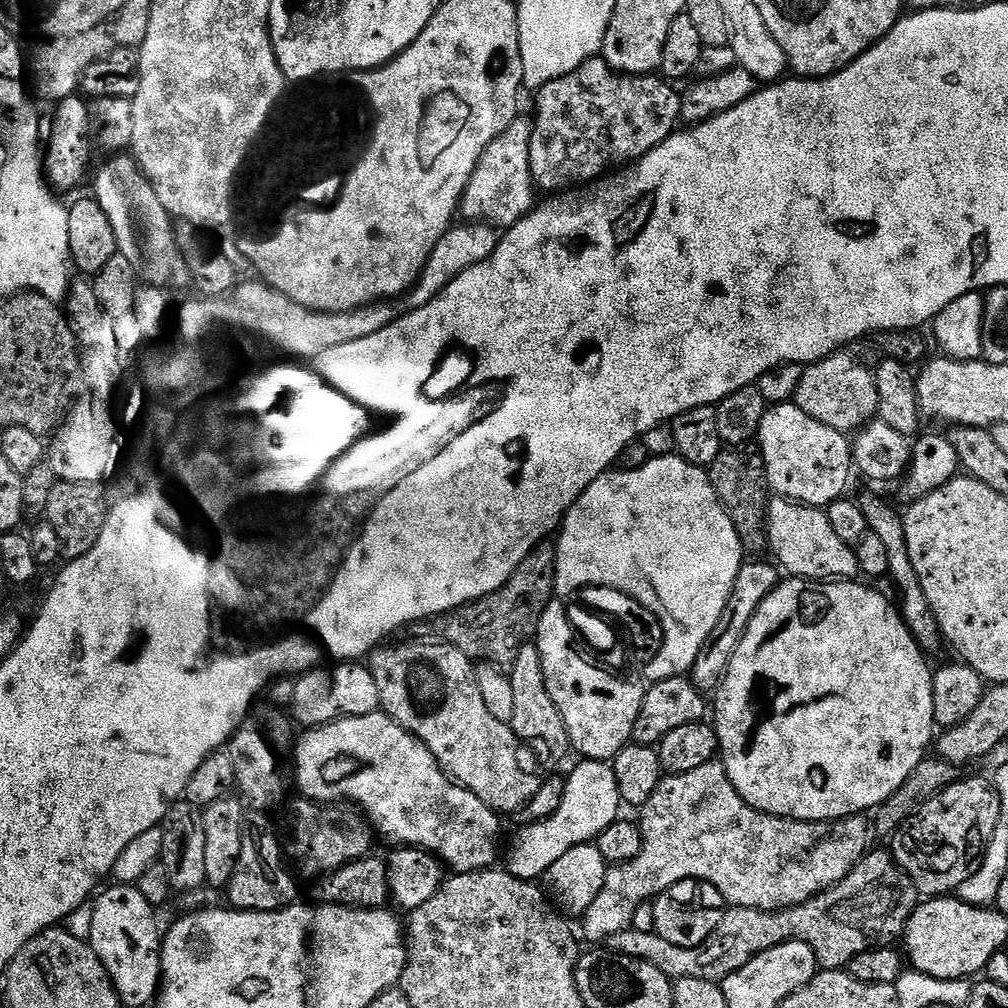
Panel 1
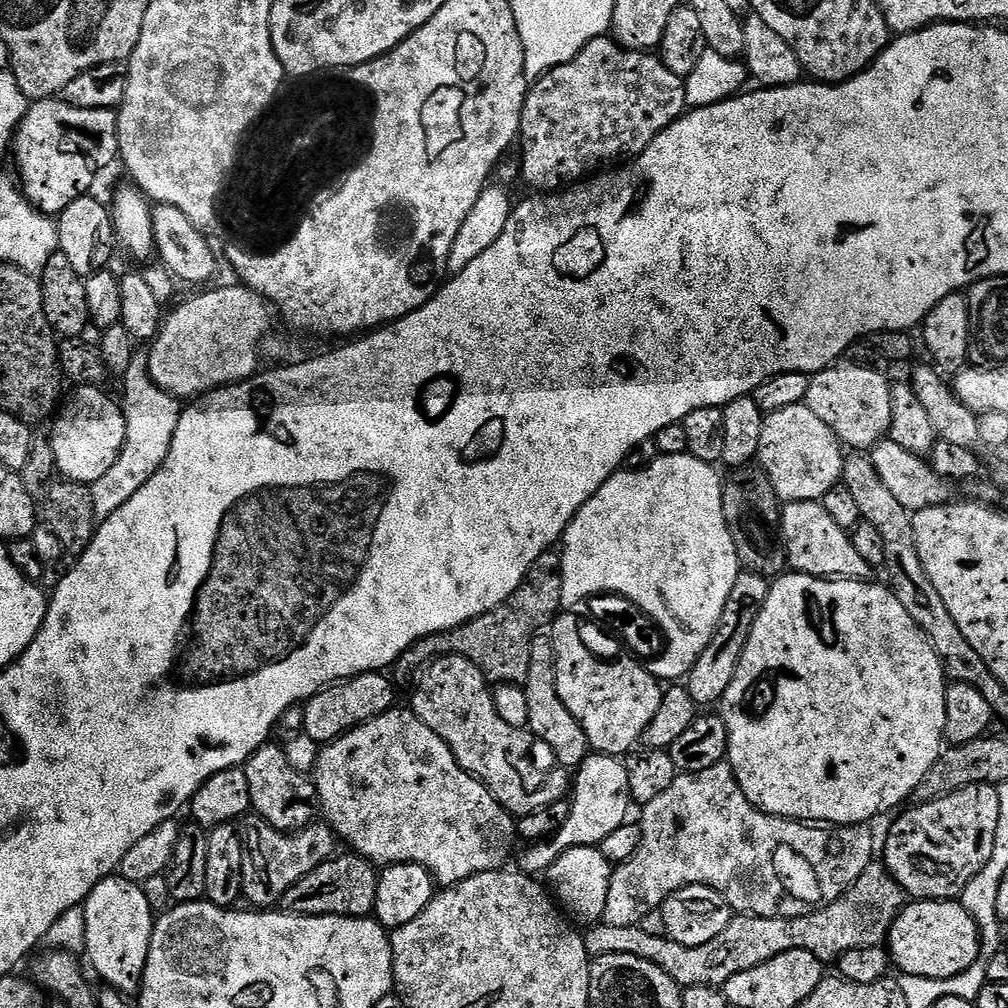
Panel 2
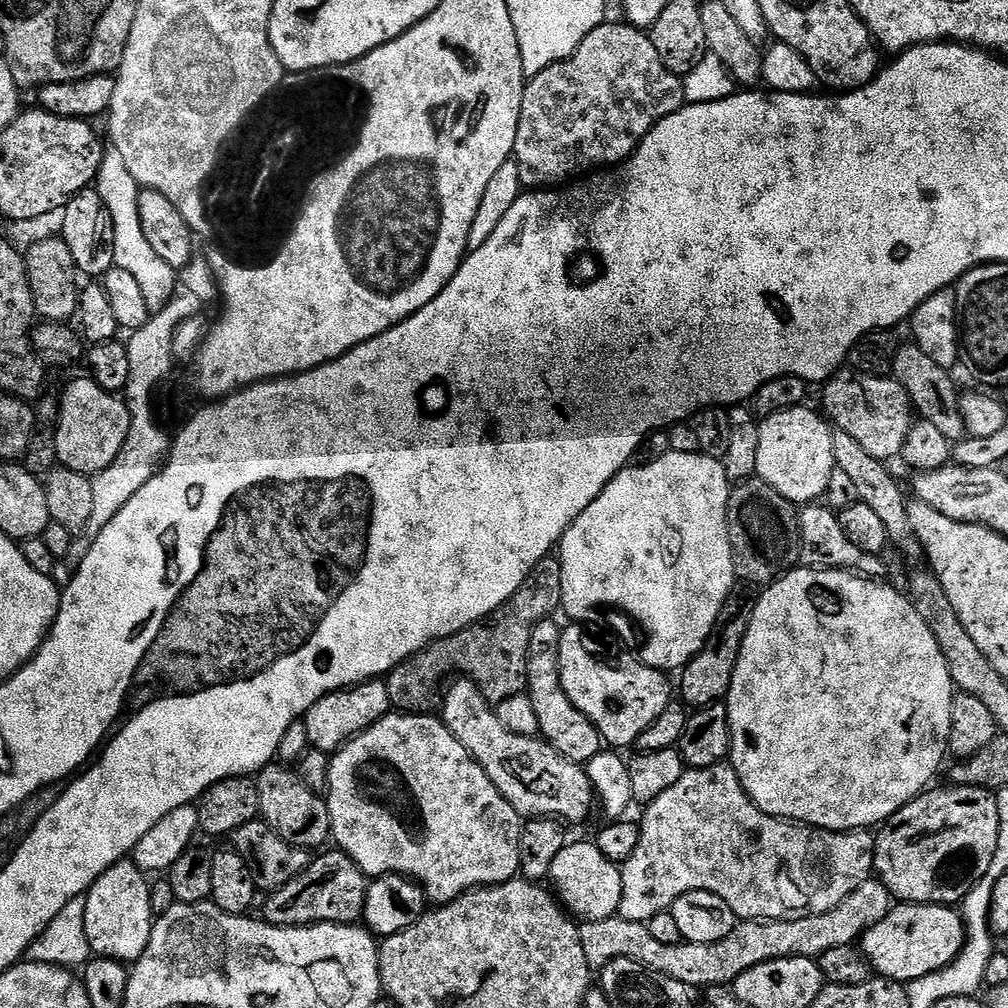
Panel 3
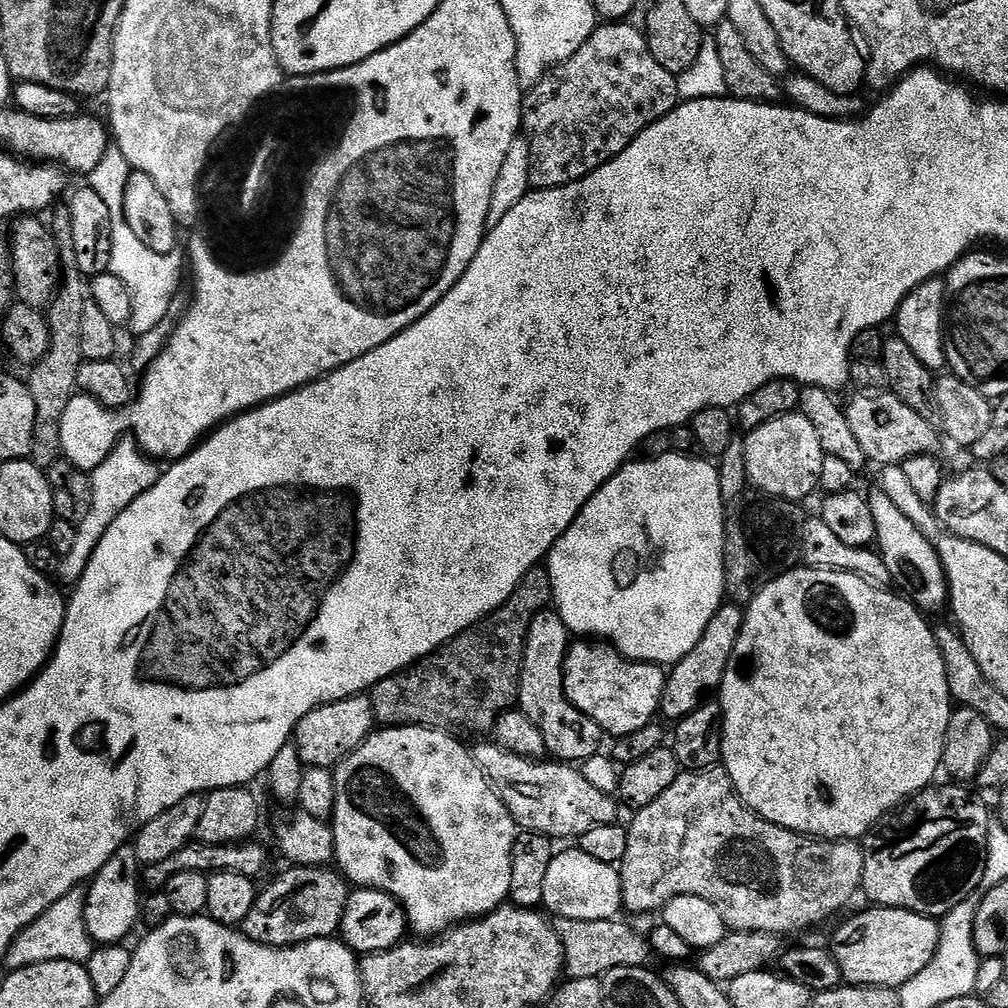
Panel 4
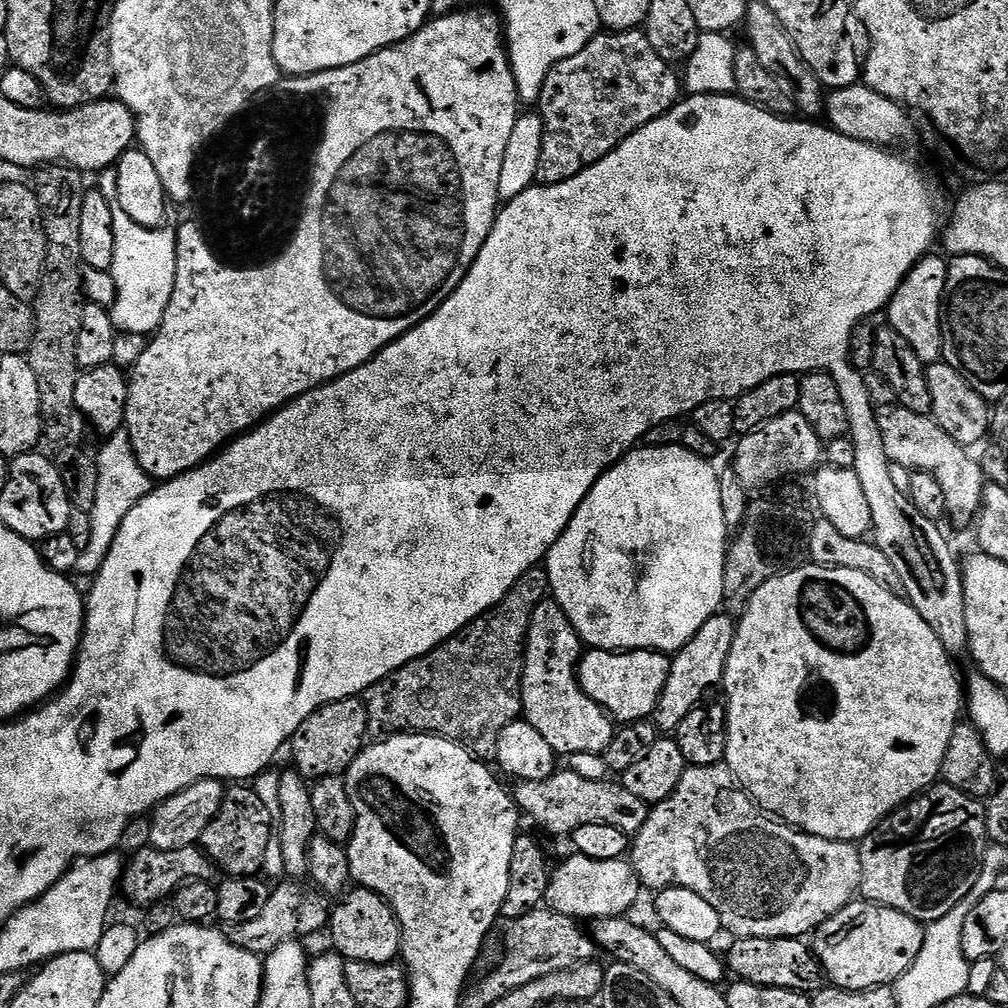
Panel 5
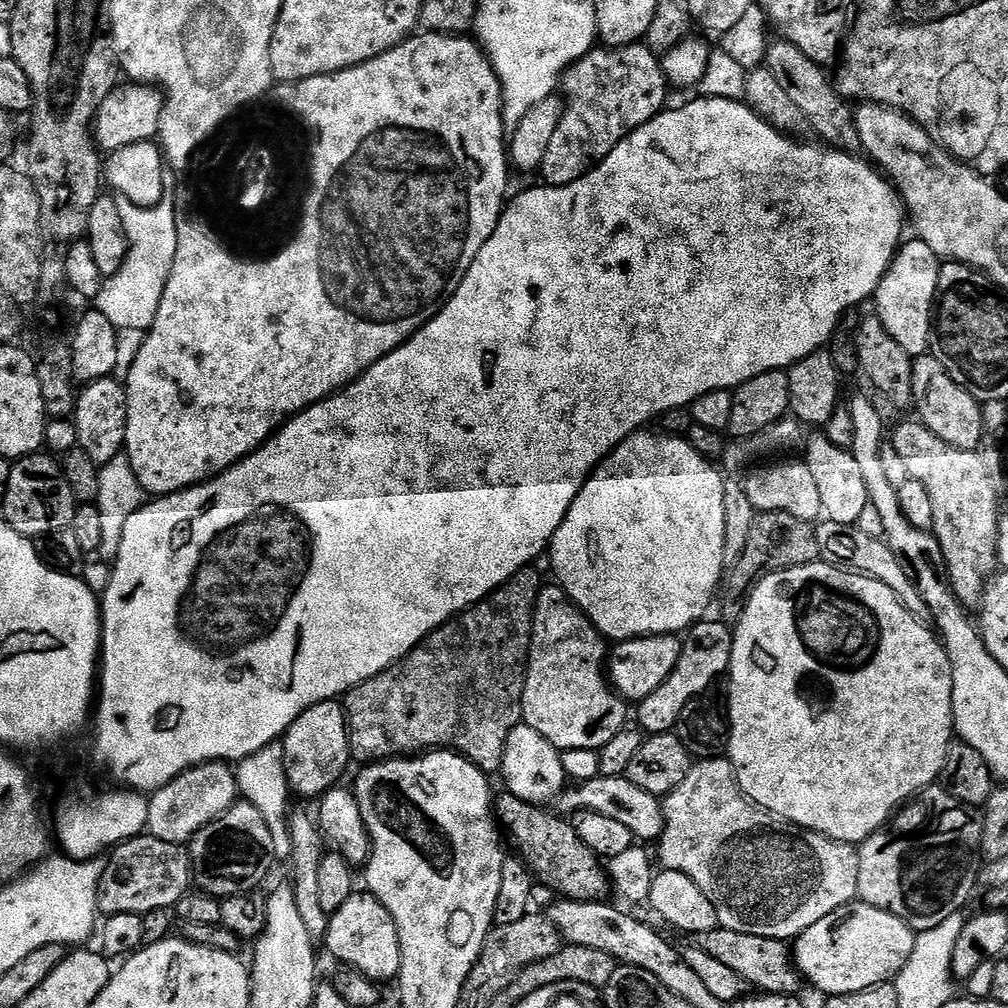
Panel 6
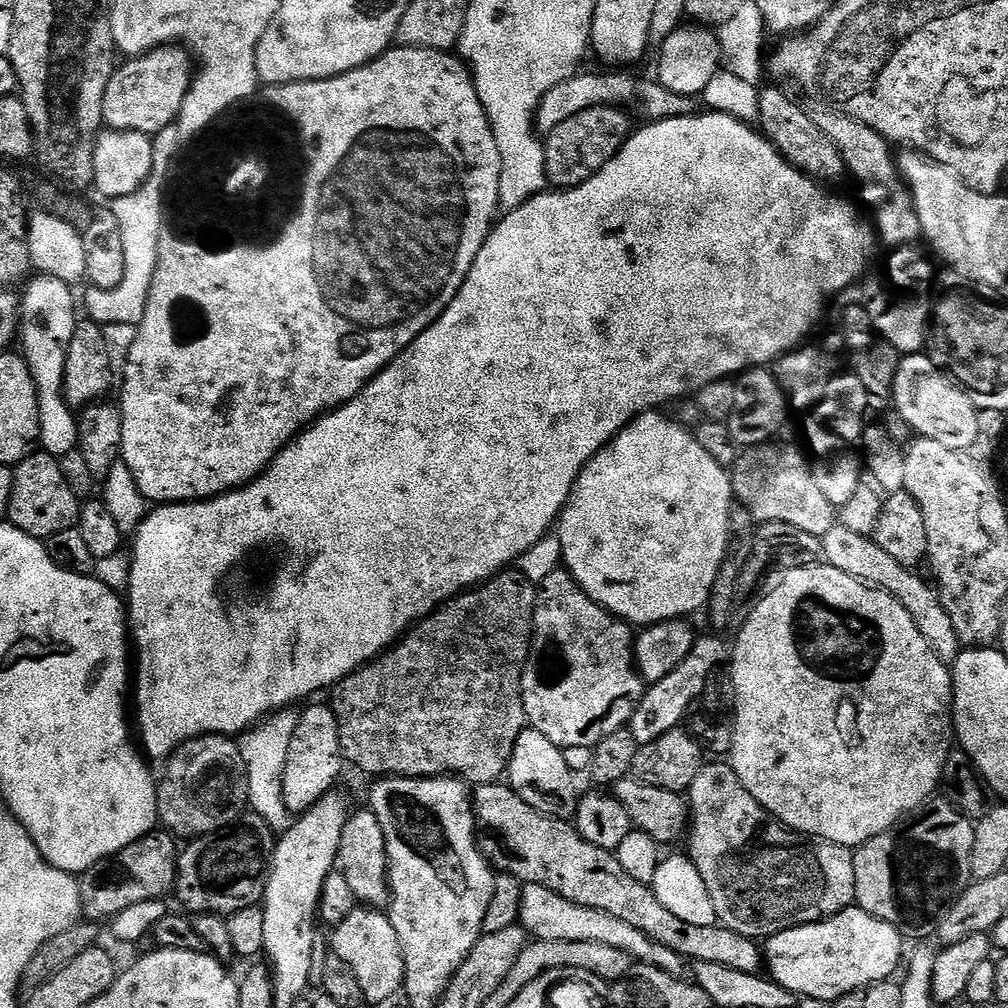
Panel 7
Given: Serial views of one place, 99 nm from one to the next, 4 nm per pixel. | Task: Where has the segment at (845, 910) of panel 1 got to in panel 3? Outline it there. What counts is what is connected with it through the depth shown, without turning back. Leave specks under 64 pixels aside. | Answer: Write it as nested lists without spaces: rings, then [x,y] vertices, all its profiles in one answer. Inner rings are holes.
[[[870,878],[826,914],[797,920],[746,920],[737,923],[736,929],[726,934],[726,938],[709,944],[658,942],[658,938],[650,934],[647,923],[630,922],[618,914],[583,925],[580,936],[584,942],[586,962],[593,970],[603,970],[615,960],[633,960],[643,968],[666,978],[674,978],[674,982],[687,984],[693,990],[709,990],[717,986],[735,985],[742,973],[754,970],[754,966],[762,966],[762,962],[795,956],[819,958],[835,948],[855,945],[864,933],[886,918],[893,906],[894,897],[885,884],[881,884],[879,879]]]

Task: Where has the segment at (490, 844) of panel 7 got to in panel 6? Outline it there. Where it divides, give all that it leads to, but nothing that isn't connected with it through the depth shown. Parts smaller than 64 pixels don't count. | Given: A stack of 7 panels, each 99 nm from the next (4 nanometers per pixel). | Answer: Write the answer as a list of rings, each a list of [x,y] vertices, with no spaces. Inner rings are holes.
[[[501,791],[500,796],[497,795],[494,800],[494,819],[502,829],[503,835],[506,837],[507,843],[516,847],[515,855],[523,860],[537,881],[540,880],[548,888],[554,891],[566,900],[598,900],[603,901],[607,892],[610,892],[610,876],[602,865],[601,857],[595,856],[588,847],[582,842],[582,838],[578,838],[575,828],[567,819],[561,818],[559,815],[551,816],[550,813],[544,812],[543,807],[535,804],[528,804],[522,798],[512,795],[511,792]],[[717,926],[709,932],[698,932],[694,936],[695,947],[706,950],[710,958],[718,958],[722,966],[730,966],[734,974],[743,978],[745,985],[754,987],[769,996],[795,996],[801,990],[802,977],[796,966],[794,952],[783,940],[762,938],[758,934],[738,934],[738,930],[730,930]]]

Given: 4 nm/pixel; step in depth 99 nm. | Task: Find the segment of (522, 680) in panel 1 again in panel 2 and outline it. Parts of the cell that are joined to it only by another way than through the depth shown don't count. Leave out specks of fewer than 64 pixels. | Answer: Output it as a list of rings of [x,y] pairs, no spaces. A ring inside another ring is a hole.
[[[537,635],[536,639],[532,641],[530,674],[522,687],[526,694],[526,702],[530,705],[528,728],[531,735],[539,743],[541,740],[556,755],[555,763],[559,767],[565,770],[576,770],[590,753],[588,739],[586,730],[582,730],[578,718],[574,718],[574,714],[570,714],[570,710],[566,710],[562,698],[558,698],[556,655],[552,649],[552,641],[547,635]]]

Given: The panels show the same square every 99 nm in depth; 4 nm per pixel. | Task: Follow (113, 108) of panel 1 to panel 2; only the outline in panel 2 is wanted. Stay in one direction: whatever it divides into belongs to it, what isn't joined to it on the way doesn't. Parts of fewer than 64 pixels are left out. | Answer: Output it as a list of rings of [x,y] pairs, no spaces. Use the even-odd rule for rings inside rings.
[[[52,97],[50,99],[33,101],[29,105],[28,112],[25,114],[22,122],[16,130],[16,137],[13,140],[12,156],[14,164],[16,160],[18,166],[16,172],[21,185],[21,191],[24,193],[27,200],[44,215],[58,216],[66,206],[76,201],[79,197],[87,195],[92,190],[91,187],[93,186],[99,172],[104,171],[106,168],[110,167],[113,162],[116,162],[119,159],[119,152],[120,143],[118,142],[117,116],[113,109],[82,110],[80,107],[70,106],[62,98]]]

